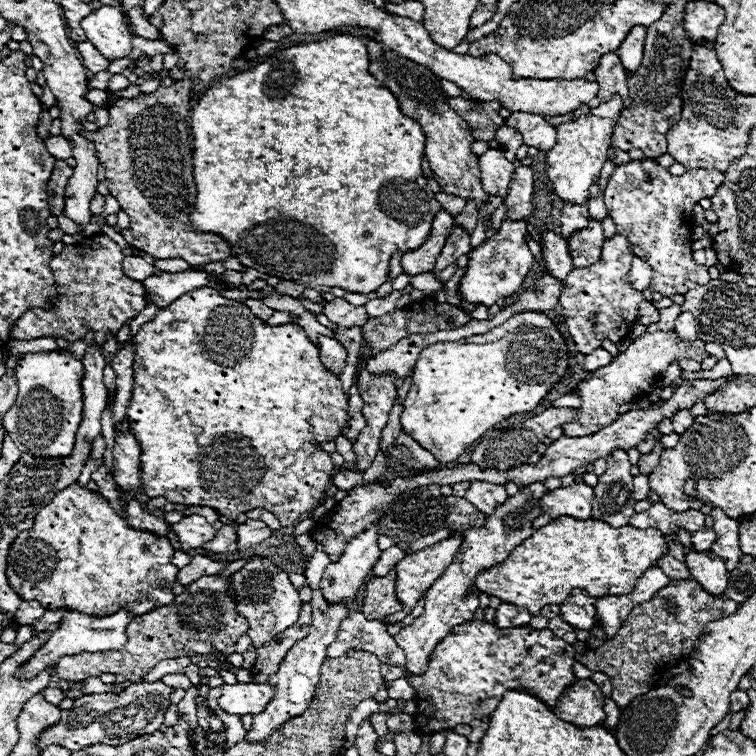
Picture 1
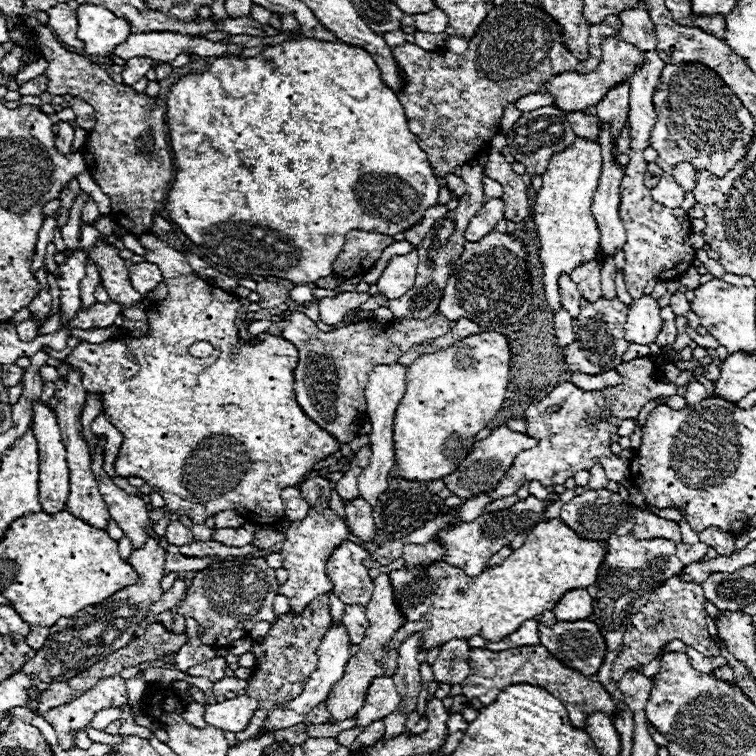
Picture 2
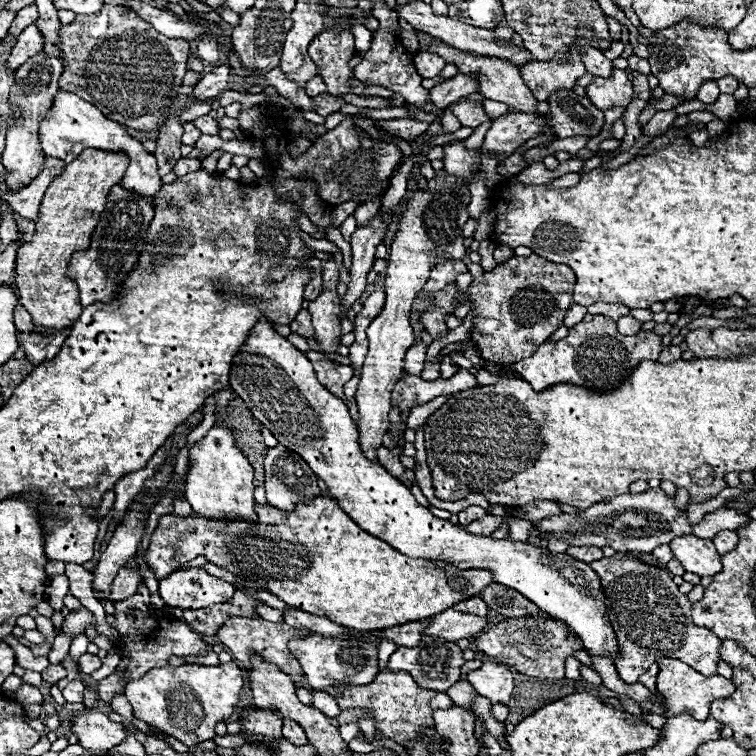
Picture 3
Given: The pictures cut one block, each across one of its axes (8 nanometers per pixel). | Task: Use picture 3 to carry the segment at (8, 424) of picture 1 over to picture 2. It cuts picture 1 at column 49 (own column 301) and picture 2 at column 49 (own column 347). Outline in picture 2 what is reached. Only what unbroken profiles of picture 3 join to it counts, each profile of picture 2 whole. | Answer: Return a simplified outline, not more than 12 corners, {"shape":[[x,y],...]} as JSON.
{"shape":[[36,400],[40,504],[66,506],[70,470],[54,408]]}

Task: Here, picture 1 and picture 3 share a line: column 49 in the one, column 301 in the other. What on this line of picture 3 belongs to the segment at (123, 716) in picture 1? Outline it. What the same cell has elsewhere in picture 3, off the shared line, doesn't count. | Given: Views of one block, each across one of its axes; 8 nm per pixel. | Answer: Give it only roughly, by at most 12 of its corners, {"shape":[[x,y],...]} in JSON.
{"shape":[[284,720],[282,736],[302,746],[304,730],[292,720]]}

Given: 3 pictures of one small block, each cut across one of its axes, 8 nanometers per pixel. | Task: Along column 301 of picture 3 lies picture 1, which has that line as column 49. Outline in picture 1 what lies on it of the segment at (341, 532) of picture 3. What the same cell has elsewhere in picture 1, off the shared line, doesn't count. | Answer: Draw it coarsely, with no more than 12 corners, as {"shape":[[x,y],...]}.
{"shape":[[70,484],[8,554],[46,610],[174,600],[168,538]]}

